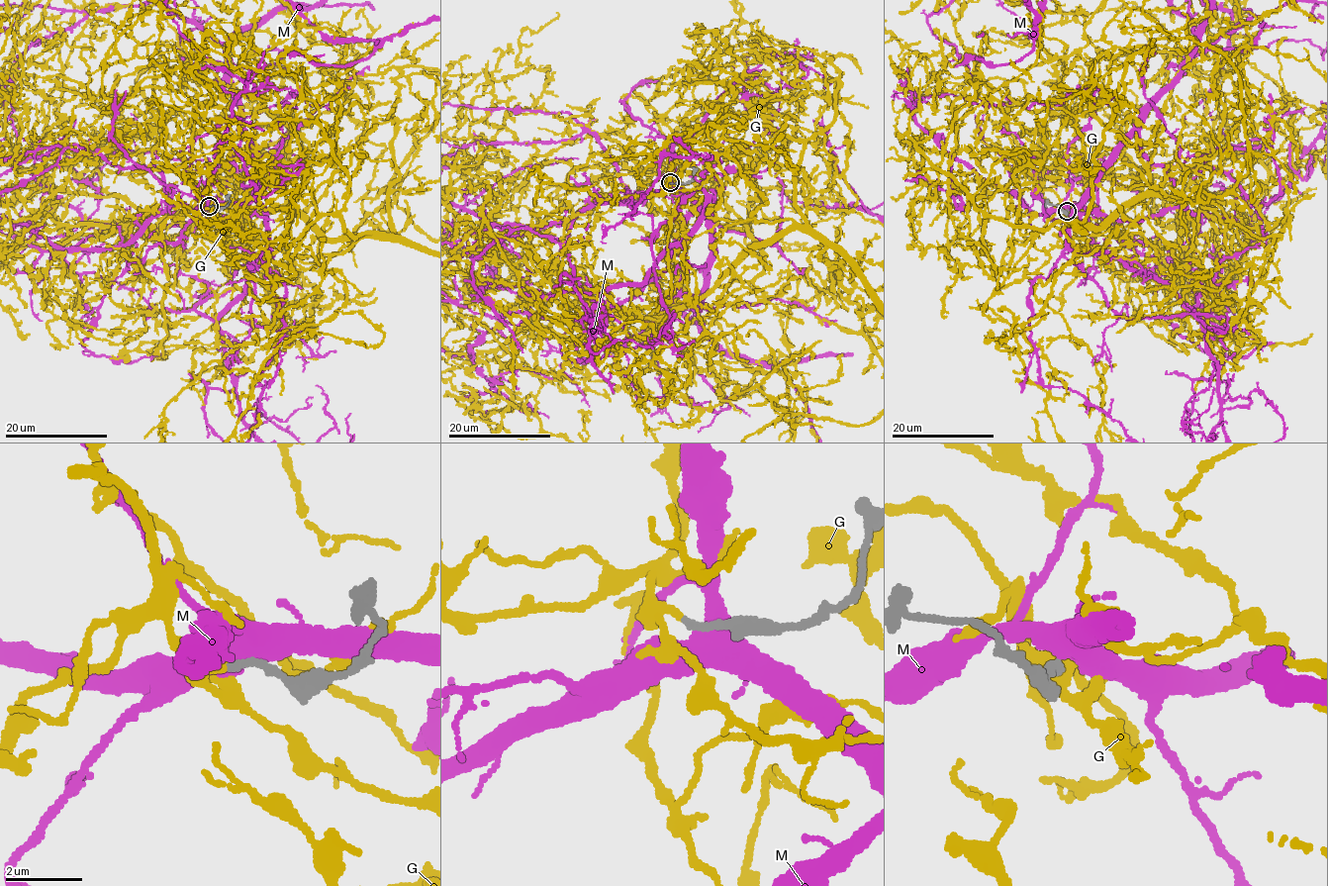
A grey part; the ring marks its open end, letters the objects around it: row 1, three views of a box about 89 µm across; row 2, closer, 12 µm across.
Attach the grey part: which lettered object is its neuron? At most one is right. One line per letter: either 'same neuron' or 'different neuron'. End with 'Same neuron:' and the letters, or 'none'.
G: same neuron
M: different neuron
Same neuron: G

